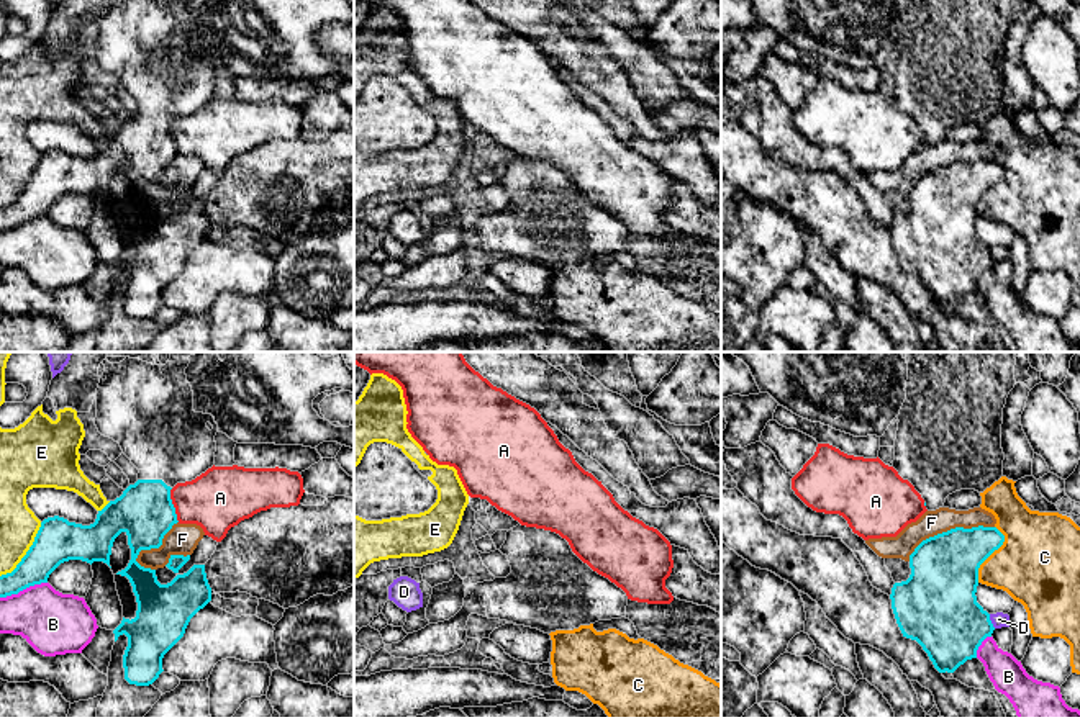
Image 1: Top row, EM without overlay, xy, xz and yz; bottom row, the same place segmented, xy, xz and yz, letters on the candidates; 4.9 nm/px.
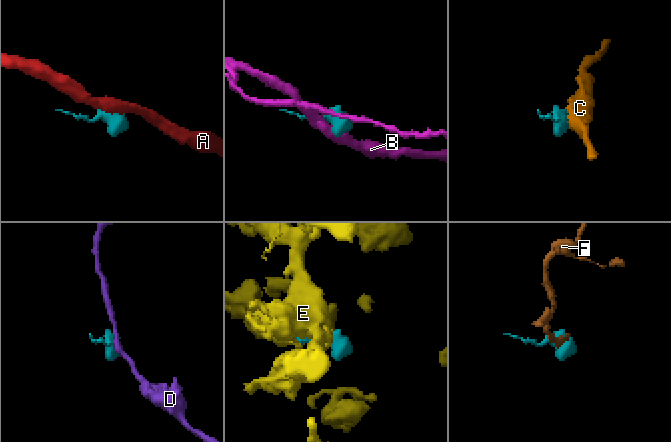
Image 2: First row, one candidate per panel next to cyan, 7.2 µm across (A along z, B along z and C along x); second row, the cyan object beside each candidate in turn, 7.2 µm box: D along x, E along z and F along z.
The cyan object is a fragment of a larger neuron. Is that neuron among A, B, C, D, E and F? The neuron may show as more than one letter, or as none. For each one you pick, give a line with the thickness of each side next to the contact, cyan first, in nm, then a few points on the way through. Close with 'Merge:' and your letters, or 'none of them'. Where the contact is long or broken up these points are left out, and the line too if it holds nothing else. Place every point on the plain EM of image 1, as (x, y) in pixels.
Merge: none of them

